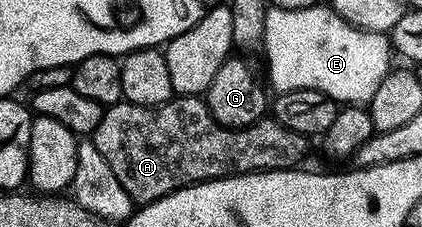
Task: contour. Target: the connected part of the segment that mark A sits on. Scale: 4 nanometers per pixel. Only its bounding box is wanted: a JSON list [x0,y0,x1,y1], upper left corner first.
[92,97,308,205]

